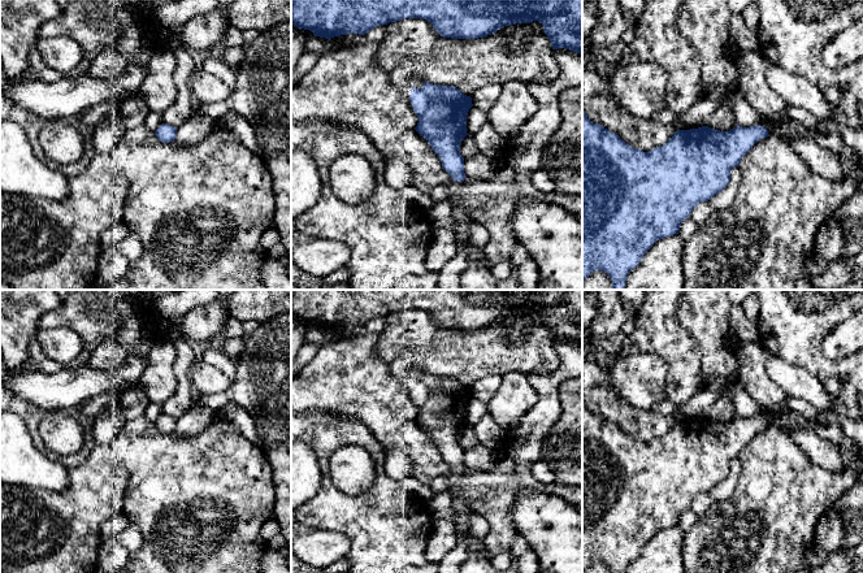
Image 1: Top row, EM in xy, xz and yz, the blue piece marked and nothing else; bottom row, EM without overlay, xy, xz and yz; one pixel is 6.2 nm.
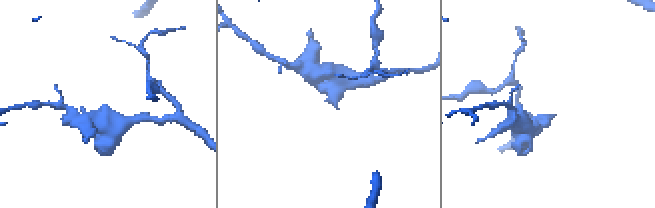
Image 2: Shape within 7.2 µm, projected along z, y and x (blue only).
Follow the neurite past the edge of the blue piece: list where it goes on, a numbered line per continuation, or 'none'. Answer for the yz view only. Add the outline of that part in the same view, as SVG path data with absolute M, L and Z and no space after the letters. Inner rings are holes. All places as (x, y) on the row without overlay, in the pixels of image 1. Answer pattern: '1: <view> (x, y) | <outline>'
1: yz (851, 429) | M833 409L820 412L814 421L806 420L794 412L788 412L772 414L768 422L769 426L775 425L782 429L815 429L818 425L824 426L829 424L837 424L844 434L863 450L863 420L854 421L836 413Z

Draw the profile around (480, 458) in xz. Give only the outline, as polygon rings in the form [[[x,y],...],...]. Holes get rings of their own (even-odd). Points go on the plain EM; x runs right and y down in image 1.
[[[480,443],[478,446],[464,451],[464,464],[468,469],[480,472],[487,470],[495,465],[495,452]]]

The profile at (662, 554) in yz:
[[[678,525],[659,530],[629,563],[626,573],[685,573],[682,539]]]

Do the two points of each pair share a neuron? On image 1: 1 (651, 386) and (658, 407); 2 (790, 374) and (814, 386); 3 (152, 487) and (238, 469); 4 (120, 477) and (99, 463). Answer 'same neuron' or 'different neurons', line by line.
1: different neurons
2: same neuron
3: same neuron
4: same neuron

